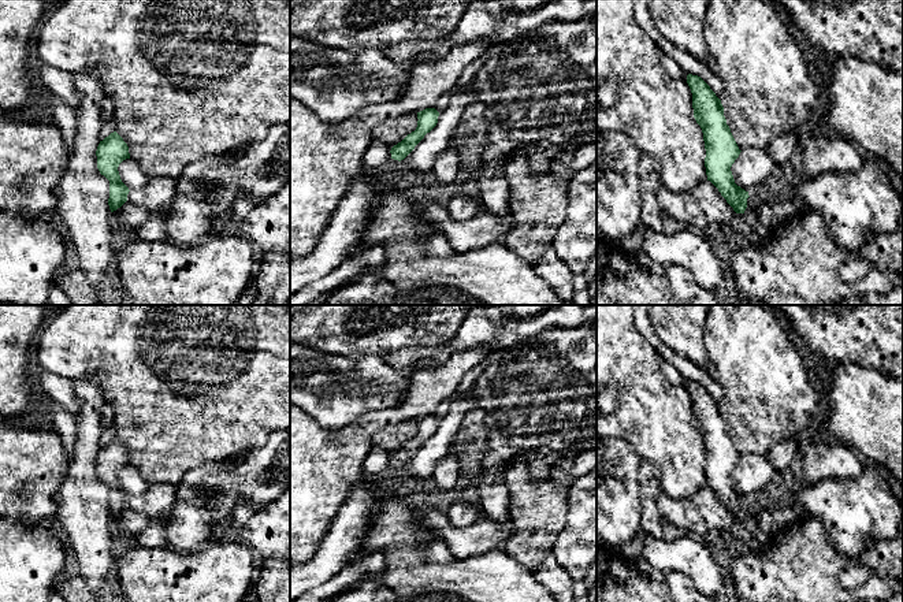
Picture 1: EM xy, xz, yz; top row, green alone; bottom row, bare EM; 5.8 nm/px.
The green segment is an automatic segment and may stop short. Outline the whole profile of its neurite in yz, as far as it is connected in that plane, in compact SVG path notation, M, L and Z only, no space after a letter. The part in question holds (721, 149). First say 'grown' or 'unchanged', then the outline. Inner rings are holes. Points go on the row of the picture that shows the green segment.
unchanged; M688 74L687 83L692 93L694 118L703 133L707 181L718 189L736 213L744 213L750 196L735 183L731 171L742 150L727 125L721 100L698 75Z

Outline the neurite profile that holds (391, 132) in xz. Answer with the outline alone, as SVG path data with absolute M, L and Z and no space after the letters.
M417 114L397 116L376 125L372 131L372 140L380 141L390 149L401 142L417 127Z

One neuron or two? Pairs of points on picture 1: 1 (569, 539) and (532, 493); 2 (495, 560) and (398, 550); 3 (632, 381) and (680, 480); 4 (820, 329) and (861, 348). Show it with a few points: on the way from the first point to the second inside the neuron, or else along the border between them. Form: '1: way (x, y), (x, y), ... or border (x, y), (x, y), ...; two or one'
1: border (568, 498), (567, 523), (558, 534), (552, 552); two
2: way (471, 569), (433, 569), (423, 565); one
3: way (640, 405), (660, 424), (676, 456); one
4: way (829, 330), (843, 330), (851, 338); one

